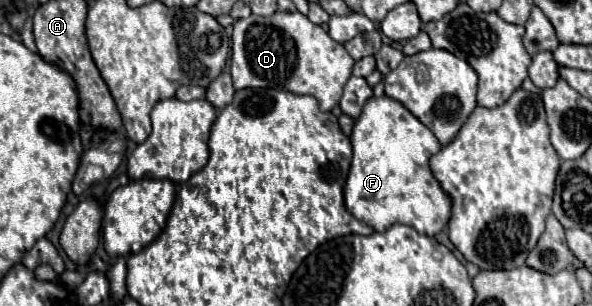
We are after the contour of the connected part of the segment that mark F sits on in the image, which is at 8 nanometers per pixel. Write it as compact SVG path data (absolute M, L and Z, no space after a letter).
M385 95L379 99L377 97L369 99L367 105L363 107L361 117L355 121L351 145L353 145L353 161L343 189L349 213L353 213L359 221L371 225L375 231L387 231L391 225L403 223L415 227L423 235L435 237L447 227L451 217L451 199L441 189L439 181L433 177L429 169L429 159L441 149L441 143L411 111L407 111L399 101L393 101Z

